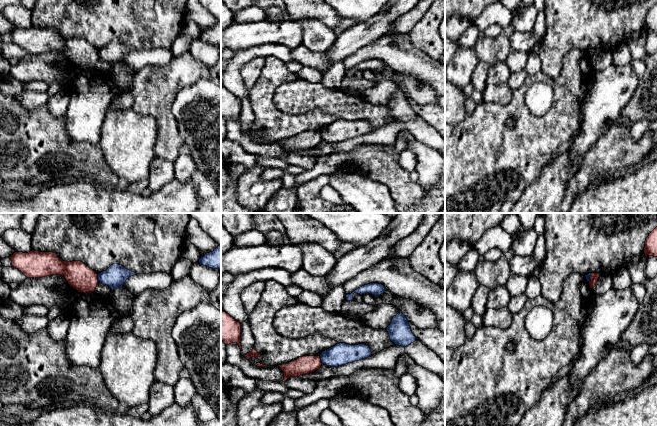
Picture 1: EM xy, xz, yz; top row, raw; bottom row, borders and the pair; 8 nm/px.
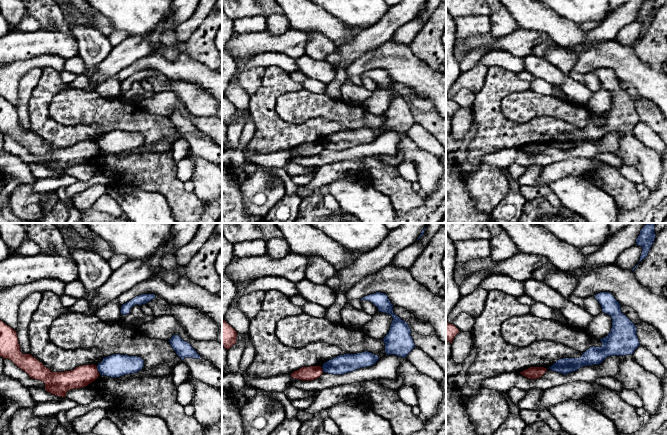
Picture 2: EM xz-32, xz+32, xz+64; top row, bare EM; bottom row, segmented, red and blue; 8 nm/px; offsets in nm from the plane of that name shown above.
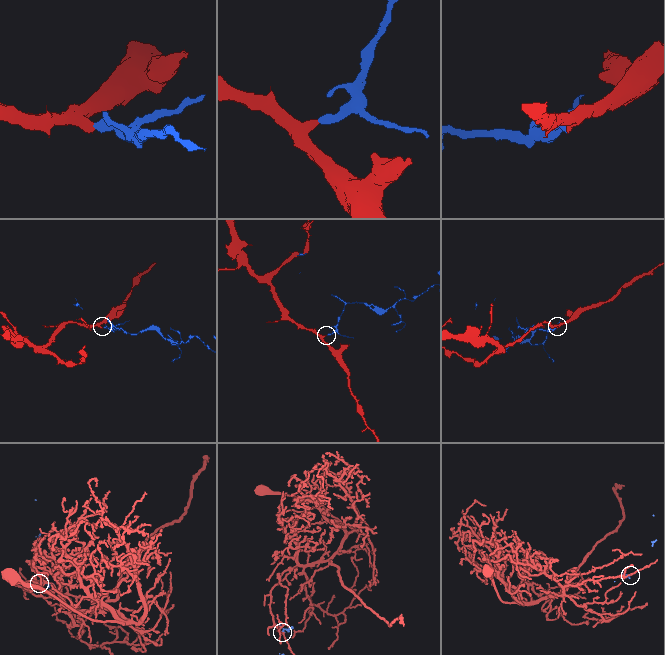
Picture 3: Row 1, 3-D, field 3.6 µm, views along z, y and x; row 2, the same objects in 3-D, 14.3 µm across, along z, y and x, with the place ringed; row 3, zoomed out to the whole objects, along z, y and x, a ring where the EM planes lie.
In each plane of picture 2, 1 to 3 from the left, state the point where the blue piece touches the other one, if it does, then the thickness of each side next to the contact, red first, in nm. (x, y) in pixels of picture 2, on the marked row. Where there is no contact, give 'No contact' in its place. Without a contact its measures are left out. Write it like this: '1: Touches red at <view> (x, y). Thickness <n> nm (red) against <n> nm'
1: Touches red at xz-32 (97, 370). Thickness 170 nm (red) against 190 nm
2: Touches red at xz+32 (322, 369). Thickness 120 nm (red) against 160 nm
3: No contact

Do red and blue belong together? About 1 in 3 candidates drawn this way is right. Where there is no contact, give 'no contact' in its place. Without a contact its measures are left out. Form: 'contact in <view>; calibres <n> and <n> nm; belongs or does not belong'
contact in xz; calibres 140 and 180 nm; does not belong

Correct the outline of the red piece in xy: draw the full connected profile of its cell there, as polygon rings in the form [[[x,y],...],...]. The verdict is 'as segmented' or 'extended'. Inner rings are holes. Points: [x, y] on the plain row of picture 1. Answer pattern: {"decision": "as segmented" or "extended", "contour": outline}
{"decision": "as segmented", "contour": [[[15,28],[11,33],[12,43],[27,54],[42,54],[62,51],[78,68],[94,68],[98,61],[98,50],[81,37],[67,38],[53,28]]]}

